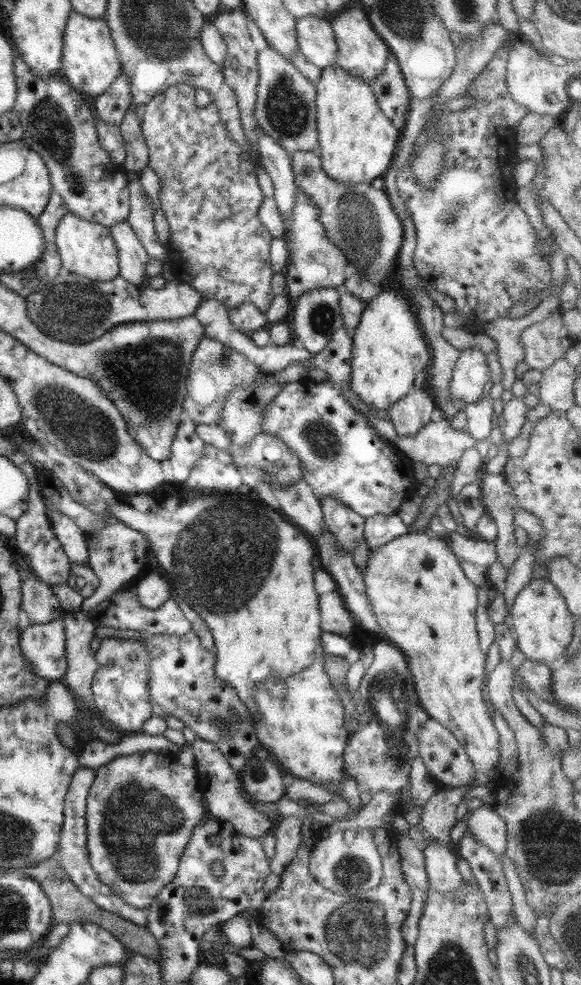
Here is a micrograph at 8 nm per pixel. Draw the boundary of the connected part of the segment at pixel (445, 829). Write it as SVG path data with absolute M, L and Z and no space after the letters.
M452 787L451 790L436 791L422 808L421 828L425 835L441 846L455 851L457 845L450 839L450 830L456 822L456 808L463 799L467 787Z

